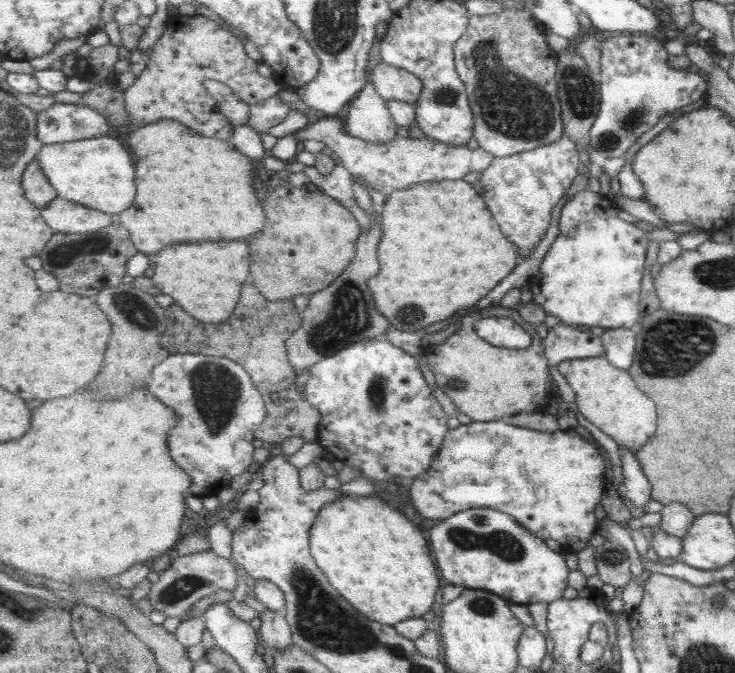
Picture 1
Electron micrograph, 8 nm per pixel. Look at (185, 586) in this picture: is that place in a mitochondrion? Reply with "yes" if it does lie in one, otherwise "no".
yes

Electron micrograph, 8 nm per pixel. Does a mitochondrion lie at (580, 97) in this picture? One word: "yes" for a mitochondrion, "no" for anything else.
yes

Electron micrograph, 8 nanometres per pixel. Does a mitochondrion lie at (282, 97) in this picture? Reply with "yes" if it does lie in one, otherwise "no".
no

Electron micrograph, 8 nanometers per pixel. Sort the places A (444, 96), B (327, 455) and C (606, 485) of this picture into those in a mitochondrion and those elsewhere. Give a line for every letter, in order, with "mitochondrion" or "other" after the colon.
A: mitochondrion
B: other
C: other

